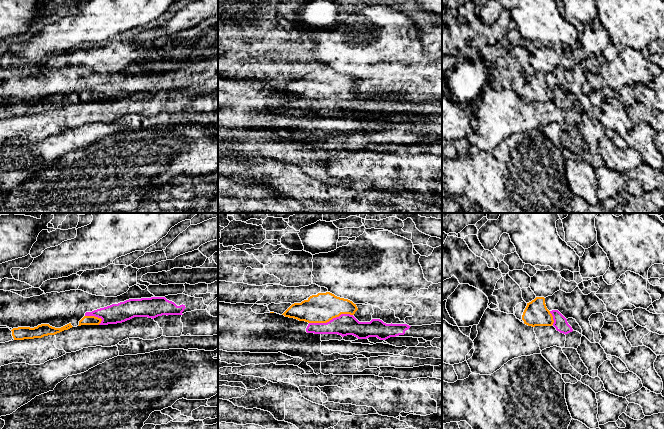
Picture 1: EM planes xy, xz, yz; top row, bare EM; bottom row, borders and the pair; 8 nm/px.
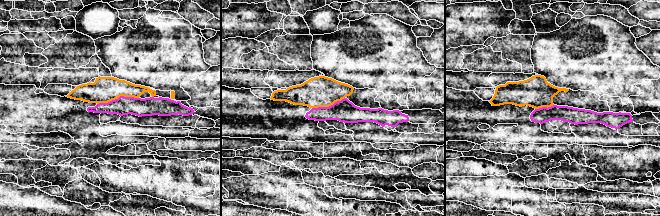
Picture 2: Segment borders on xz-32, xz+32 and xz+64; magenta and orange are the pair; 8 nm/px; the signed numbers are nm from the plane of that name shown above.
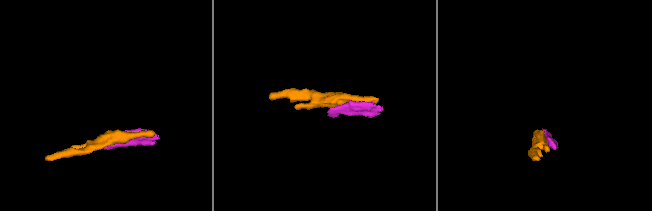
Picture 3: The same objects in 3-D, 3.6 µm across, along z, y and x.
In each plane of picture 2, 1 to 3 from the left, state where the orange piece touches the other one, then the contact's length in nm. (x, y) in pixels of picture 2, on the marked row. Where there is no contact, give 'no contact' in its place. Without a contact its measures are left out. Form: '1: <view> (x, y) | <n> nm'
1: xz-32 (118, 98) | 340 nm
2: xz+32 (329, 106) | 280 nm
3: xz+64 (544, 107) | 160 nm

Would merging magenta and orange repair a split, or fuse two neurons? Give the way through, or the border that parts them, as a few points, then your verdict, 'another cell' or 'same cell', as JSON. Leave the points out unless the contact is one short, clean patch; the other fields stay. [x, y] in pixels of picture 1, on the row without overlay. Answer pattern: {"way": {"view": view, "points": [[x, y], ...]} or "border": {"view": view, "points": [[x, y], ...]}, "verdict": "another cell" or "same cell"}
{"verdict": "same cell"}

